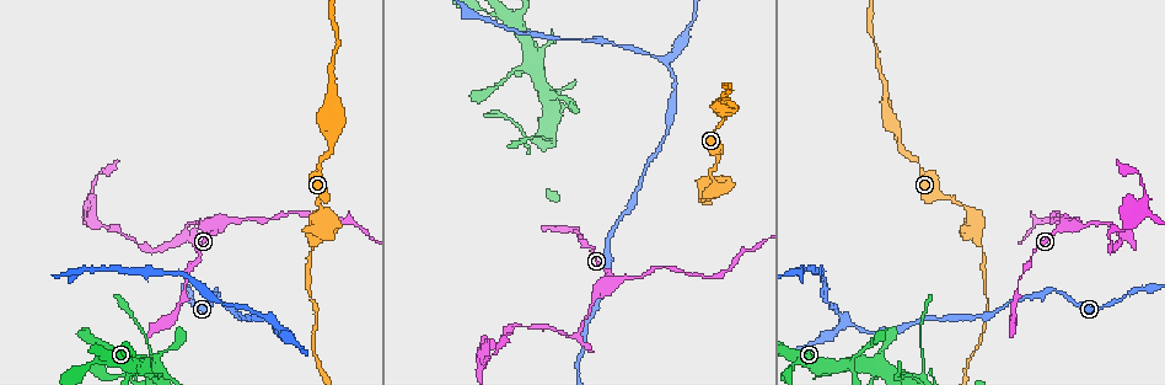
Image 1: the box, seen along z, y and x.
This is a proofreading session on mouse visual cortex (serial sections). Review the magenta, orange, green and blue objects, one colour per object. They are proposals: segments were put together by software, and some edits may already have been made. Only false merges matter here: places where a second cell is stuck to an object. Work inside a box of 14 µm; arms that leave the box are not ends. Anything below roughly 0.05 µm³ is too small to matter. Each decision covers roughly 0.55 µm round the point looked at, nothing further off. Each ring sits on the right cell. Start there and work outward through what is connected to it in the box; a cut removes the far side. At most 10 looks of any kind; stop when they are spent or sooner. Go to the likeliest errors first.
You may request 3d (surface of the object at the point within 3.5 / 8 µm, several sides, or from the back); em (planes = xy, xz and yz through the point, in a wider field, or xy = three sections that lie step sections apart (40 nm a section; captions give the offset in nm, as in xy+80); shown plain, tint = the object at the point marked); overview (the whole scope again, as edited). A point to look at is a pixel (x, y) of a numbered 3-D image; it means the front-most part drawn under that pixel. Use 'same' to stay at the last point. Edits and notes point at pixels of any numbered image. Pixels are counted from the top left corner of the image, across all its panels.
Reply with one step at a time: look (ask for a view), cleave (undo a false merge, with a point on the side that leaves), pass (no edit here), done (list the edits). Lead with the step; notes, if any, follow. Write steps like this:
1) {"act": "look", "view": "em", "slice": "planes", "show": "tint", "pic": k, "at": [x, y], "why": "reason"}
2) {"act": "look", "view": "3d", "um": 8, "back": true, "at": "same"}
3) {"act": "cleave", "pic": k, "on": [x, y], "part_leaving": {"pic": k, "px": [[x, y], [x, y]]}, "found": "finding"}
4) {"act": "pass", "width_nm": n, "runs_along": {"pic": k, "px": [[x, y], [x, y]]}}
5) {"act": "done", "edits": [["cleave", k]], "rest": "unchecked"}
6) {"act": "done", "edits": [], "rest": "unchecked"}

{"act": "look", "view": "3d", "um": 3.5, "pic": 1, "at": [922, 368], "why": "thick turns thin"}

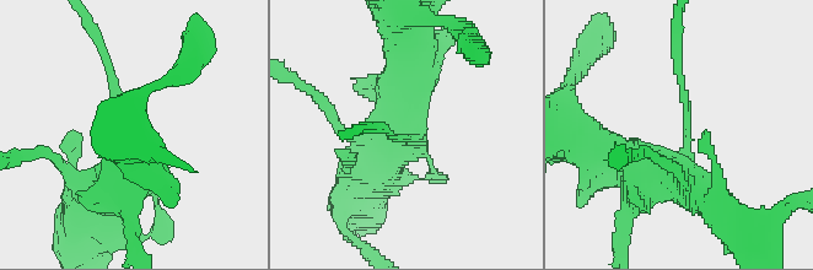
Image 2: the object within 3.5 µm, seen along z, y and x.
{"act": "look", "view": "em", "slice": "planes", "show": "tint", "pic": 2, "at": [409, 137], "arm_widths_nm": [100, 500]}

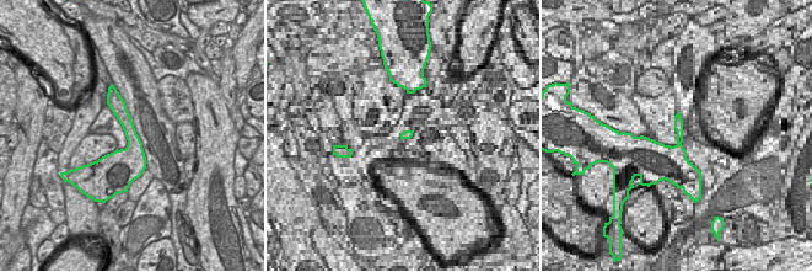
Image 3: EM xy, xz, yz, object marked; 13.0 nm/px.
{"act": "cleave", "pic": 2, "on": [687, 111], "part_leaving": {"pic": 2, "px": [[687, 147], [687, 106], [674, 49]]}, "found": "two cells meet here"}

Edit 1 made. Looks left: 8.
{"act": "look", "view": "overview"}

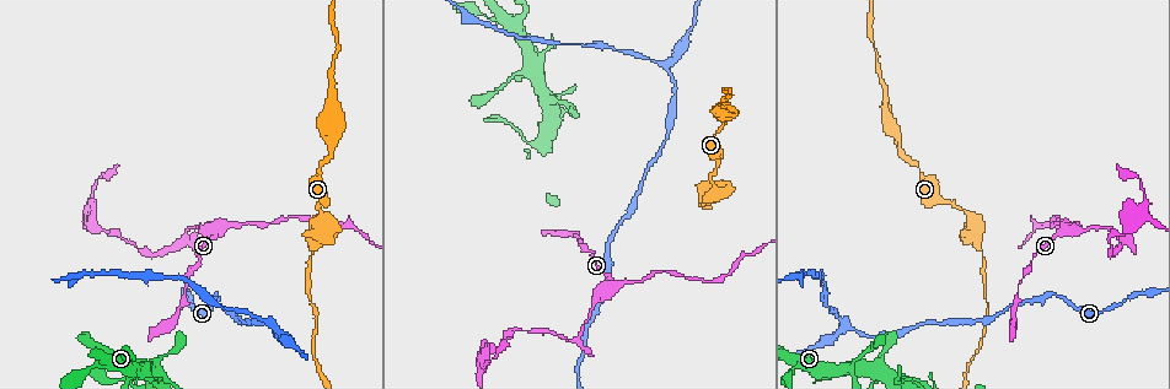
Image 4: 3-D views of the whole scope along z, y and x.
{"act": "look", "view": "3d", "um": 3.5, "pic": 4, "at": [577, 339], "why": "abrupt turn"}

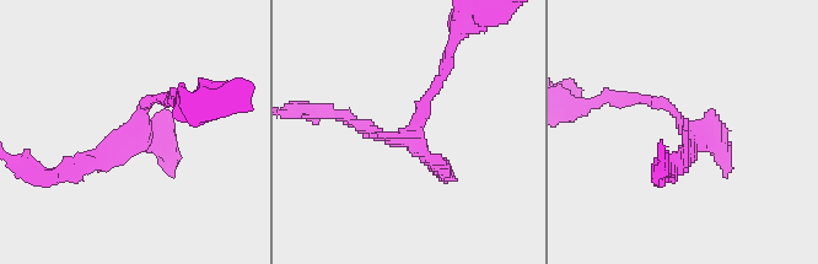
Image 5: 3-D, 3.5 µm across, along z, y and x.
{"act": "look", "view": "em", "slice": "xy", "step": 1, "show": "tint", "pic": 5, "at": [141, 123]}

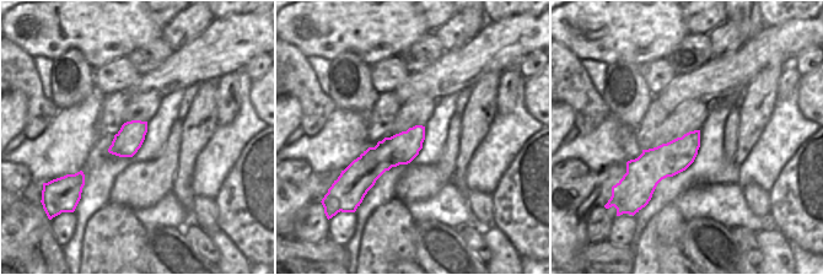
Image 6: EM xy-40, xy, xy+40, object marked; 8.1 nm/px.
{"act": "pass", "runs_along": {"pic": 5, "px": [[171, 97], [152, 97], [114, 154], [80, 161]]}, "found": "continuous, no second cell"}

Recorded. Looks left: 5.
{"act": "look", "view": "3d", "um": 8, "pic": 4, "at": [236, 227], "why": "abrupt turn"}

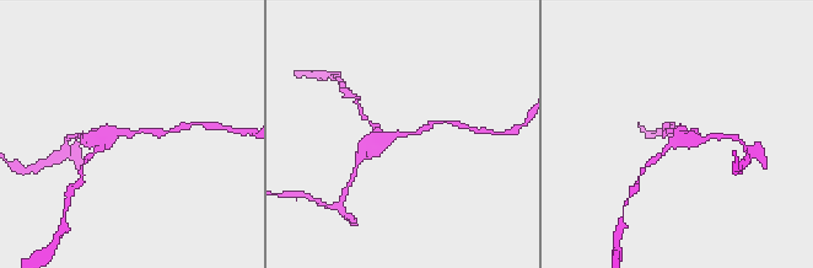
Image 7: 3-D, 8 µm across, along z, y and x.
{"act": "look", "view": "em", "slice": "planes", "show": "tint", "pic": 7, "at": [403, 134], "arm_widths_nm": [150, 250], "why": "need the tissue"}

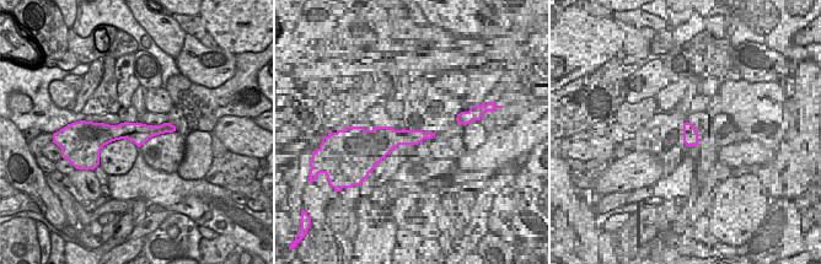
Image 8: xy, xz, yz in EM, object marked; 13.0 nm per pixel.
{"act": "pass", "width_nm": 280, "runs_along": {"pic": 7, "px": [[102, 144], [111, 132], [159, 134]]}, "found": "continuous, no second cell"}

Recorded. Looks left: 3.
{"act": "look", "view": "3d", "um": 8, "pic": 4, "at": [982, 256], "why": "calibre changes"}

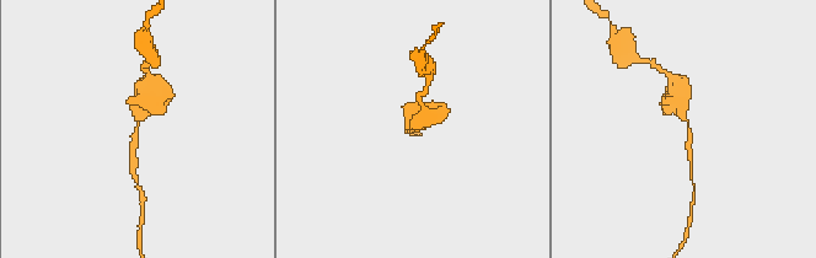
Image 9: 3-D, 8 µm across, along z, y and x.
{"act": "look", "view": "em", "slice": "xy", "step": 1, "show": "tint", "pic": 9, "at": [687, 130], "arm_widths_nm": [200, 500], "why": "now the EM"}

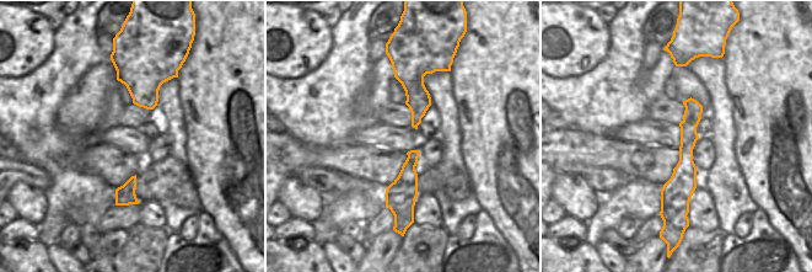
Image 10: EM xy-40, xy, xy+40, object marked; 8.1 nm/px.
{"act": "pass", "runs_along": {"pic": 9, "px": [[148, 97], [139, 109], [132, 162]]}, "found": "continuous, no second cell"}

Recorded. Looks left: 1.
{"act": "done", "edits": [["cleave", 2]], "rest": "unchecked"}

